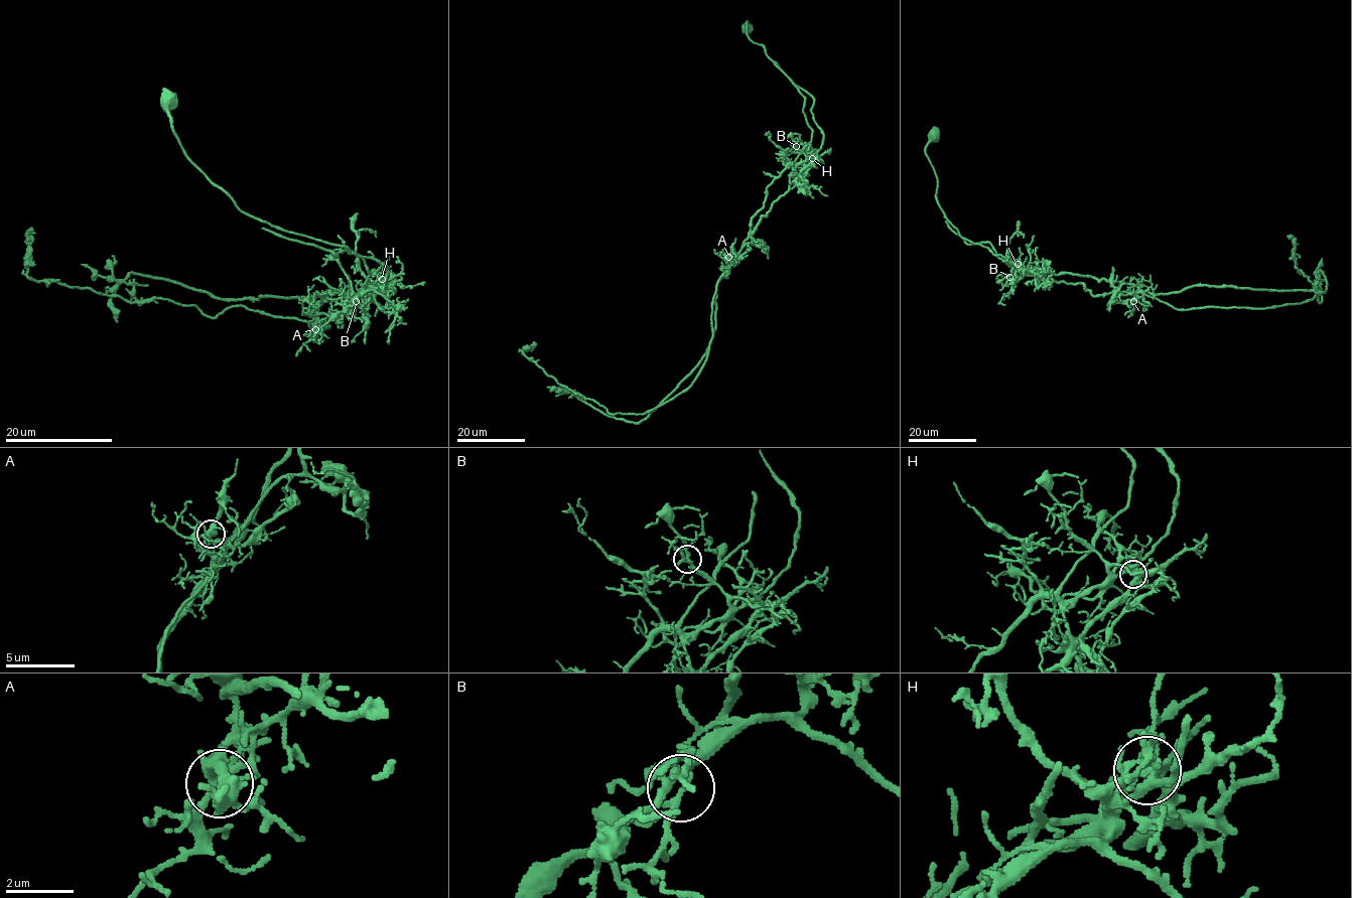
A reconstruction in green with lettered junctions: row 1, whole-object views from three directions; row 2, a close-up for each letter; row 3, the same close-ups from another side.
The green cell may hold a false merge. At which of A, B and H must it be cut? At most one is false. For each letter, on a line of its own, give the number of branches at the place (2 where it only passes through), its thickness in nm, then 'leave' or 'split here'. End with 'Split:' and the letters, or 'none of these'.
A: branches 5; calibre 300 nm; leave
B: branches 4; calibre 190 nm; leave
H: branches 9; calibre 200 nm; split here
Split: H

